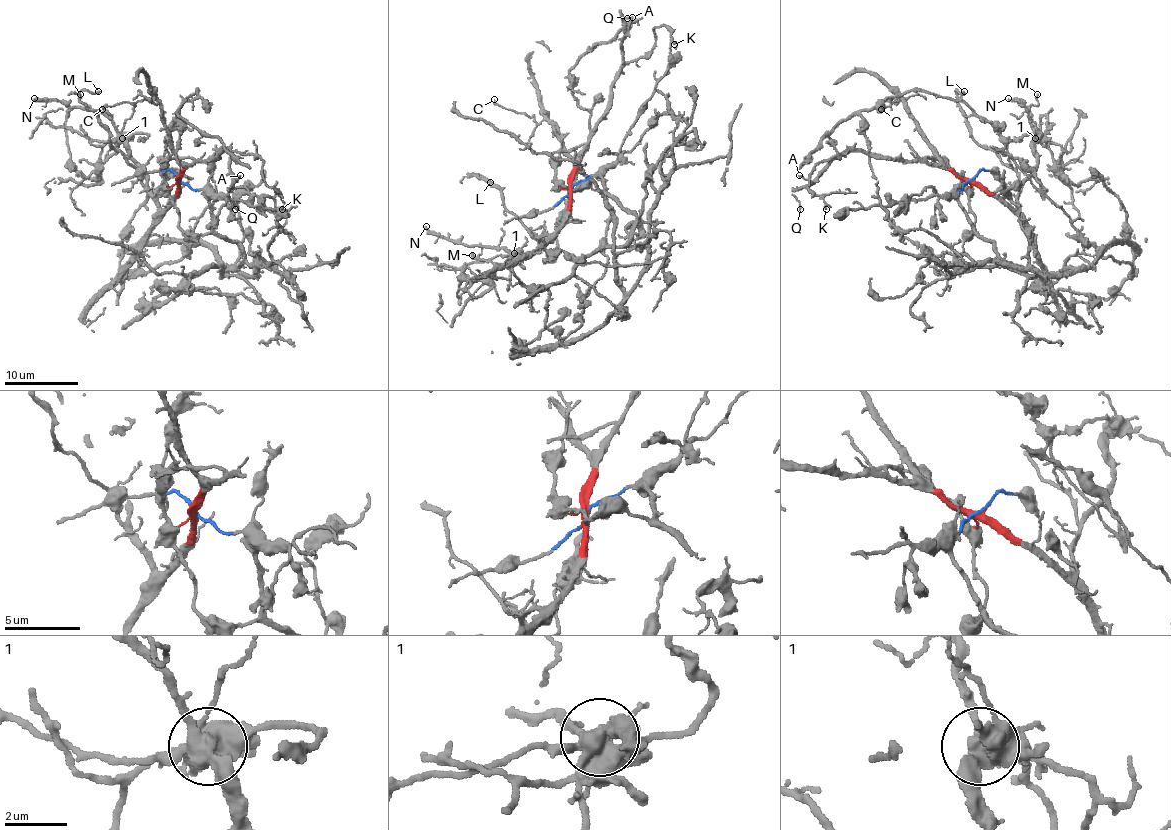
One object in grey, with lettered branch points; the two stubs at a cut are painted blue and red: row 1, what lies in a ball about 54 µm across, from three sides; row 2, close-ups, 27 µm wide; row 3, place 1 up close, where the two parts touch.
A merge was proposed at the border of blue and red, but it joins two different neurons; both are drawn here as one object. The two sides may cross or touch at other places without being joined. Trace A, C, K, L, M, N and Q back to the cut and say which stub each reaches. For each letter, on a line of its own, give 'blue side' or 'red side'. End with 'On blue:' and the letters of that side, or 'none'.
A: red side
C: red side
K: red side
L: red side
M: red side
N: red side
Q: red side
On blue: none

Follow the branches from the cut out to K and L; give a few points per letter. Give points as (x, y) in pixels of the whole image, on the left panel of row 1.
K: (178, 179), (195, 161), (210, 161), (221, 152), (256, 153), (264, 161), (264, 181), (282, 200), (282, 209)
L: (178, 179), (178, 192), (162, 209), (141, 176), (112, 146), (104, 126), (79, 98), (80, 91), (99, 91)

